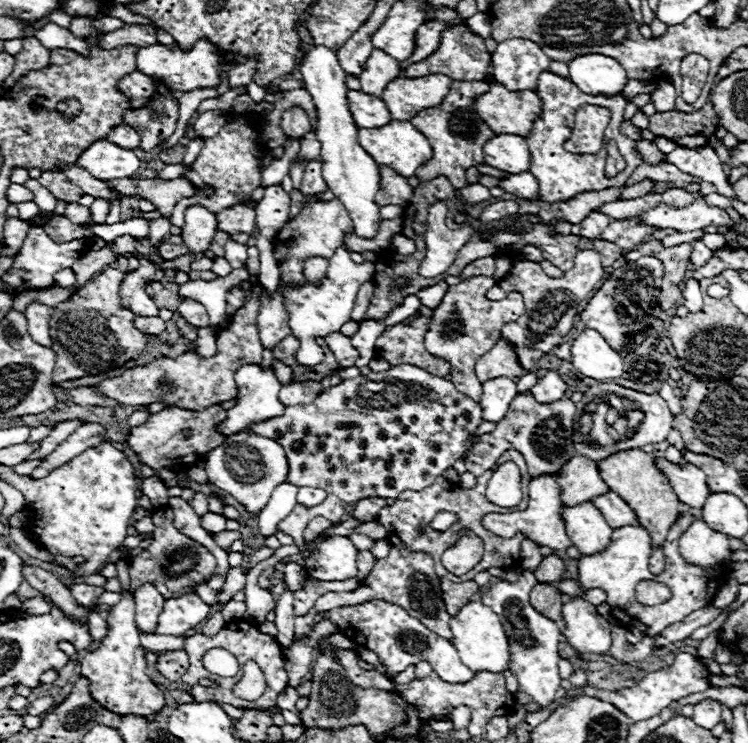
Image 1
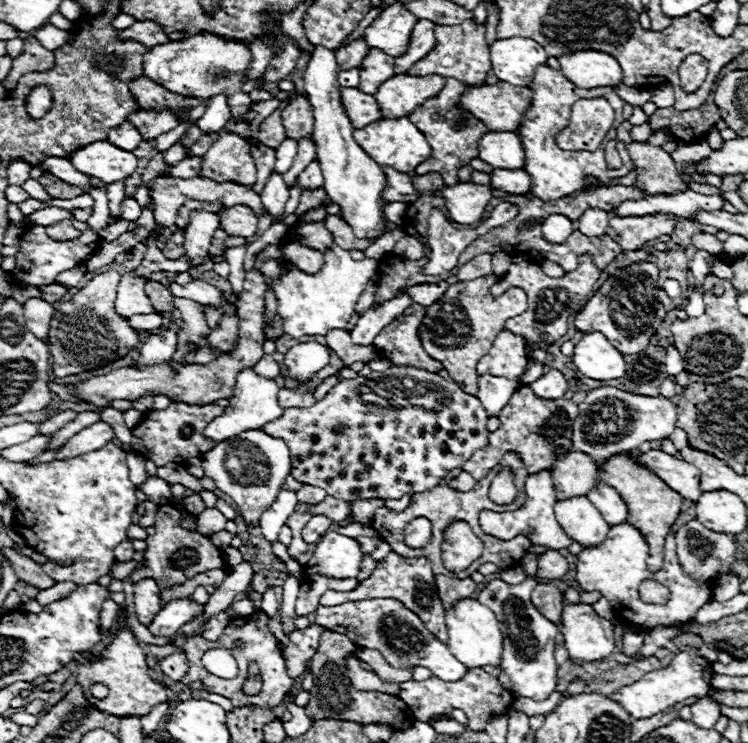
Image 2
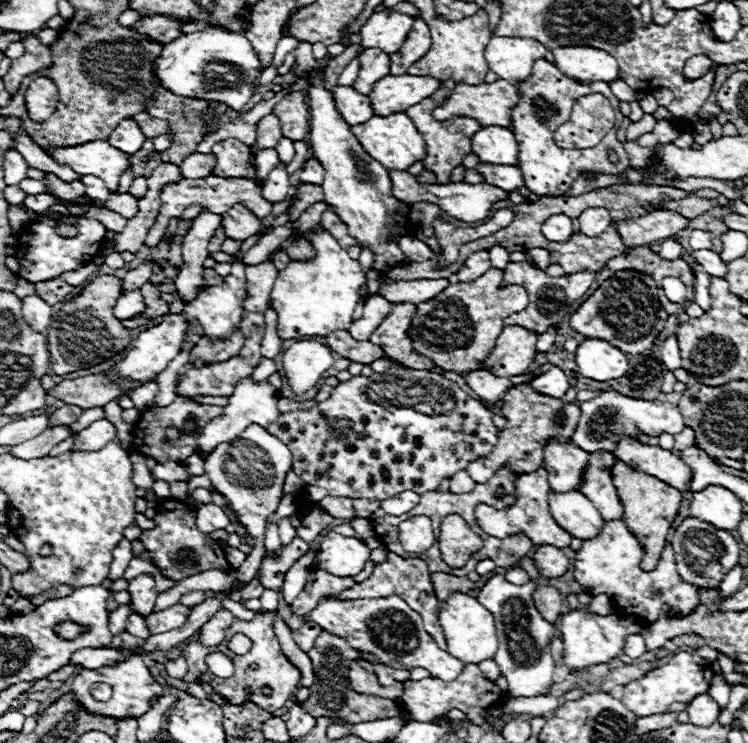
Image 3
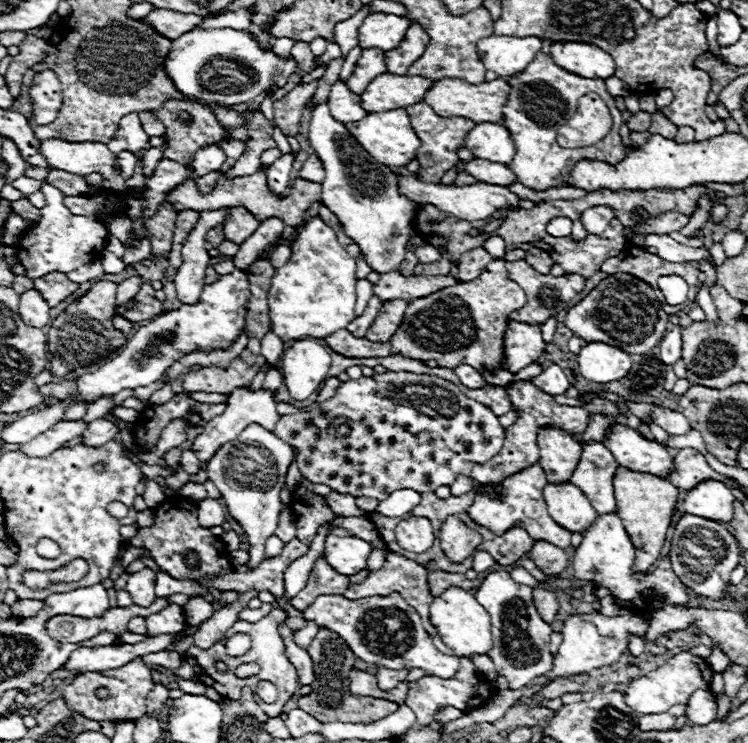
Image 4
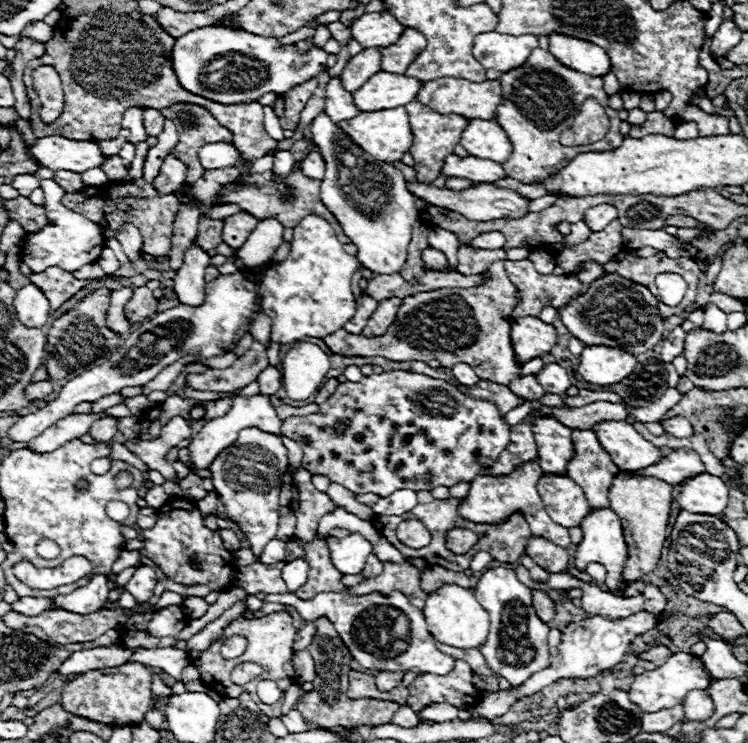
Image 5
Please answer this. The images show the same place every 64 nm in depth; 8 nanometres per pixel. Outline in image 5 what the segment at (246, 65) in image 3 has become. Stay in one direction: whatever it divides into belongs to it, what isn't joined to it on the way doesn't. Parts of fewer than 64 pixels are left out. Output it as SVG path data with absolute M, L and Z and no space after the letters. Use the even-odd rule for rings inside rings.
M206 26L206 28L196 28L192 32L186 32L184 36L176 38L176 48L172 50L172 66L176 68L176 76L180 76L180 84L184 88L188 88L188 92L196 92L198 96L208 96L208 100L216 100L220 104L238 104L238 102L252 102L258 100L260 96L274 92L274 94L286 94L292 88L304 84L310 78L316 78L318 74L322 74L326 70L326 62L328 62L328 52L324 52L324 48L320 46L310 46L308 52L300 54L294 50L294 46L282 46L280 38L270 38L270 36L258 36L258 34L250 34L244 30L232 30L232 28L214 28L214 26ZM228 52L240 52L244 56L250 56L254 60L260 60L262 64L268 66L270 74L268 80L262 80L260 88L256 88L254 92L214 92L210 88L206 88L202 84L202 68L206 64L210 64L216 56L224 56Z

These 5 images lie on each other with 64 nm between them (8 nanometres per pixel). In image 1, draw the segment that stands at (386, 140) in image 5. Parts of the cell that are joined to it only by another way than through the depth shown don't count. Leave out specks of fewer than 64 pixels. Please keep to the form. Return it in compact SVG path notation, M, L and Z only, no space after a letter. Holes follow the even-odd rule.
M392 120L380 128L360 128L358 142L380 166L390 166L398 174L408 176L408 178L414 176L414 172L420 164L426 164L432 158L432 146L428 144L426 136L422 132L418 132L408 120L404 120L404 122Z

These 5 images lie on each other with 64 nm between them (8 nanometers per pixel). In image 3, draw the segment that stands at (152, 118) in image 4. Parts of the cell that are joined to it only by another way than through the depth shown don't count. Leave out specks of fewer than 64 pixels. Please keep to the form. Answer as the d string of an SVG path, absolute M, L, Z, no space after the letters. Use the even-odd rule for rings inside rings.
M140 112L134 116L134 120L140 124L142 132L146 138L152 138L152 136L160 136L160 134L166 134L168 132L168 124L160 118L152 118L150 114L146 112Z

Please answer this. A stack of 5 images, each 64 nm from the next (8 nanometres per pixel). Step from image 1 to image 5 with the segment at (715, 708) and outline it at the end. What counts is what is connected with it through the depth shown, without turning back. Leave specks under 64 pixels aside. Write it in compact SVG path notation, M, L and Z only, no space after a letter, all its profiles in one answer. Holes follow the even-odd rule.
M688 692L688 696L684 696L682 708L686 720L706 720L714 712L714 704L708 692Z

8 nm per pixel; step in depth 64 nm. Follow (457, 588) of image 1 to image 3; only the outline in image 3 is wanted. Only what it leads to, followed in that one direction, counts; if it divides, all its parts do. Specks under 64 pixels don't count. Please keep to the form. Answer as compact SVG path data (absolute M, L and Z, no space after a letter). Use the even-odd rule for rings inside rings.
M444 572L432 574L432 586L434 586L434 592L436 592L438 600L446 600L450 592L466 592L466 594L470 594L476 588L476 584L470 582L468 578L460 578L460 576L444 574Z

